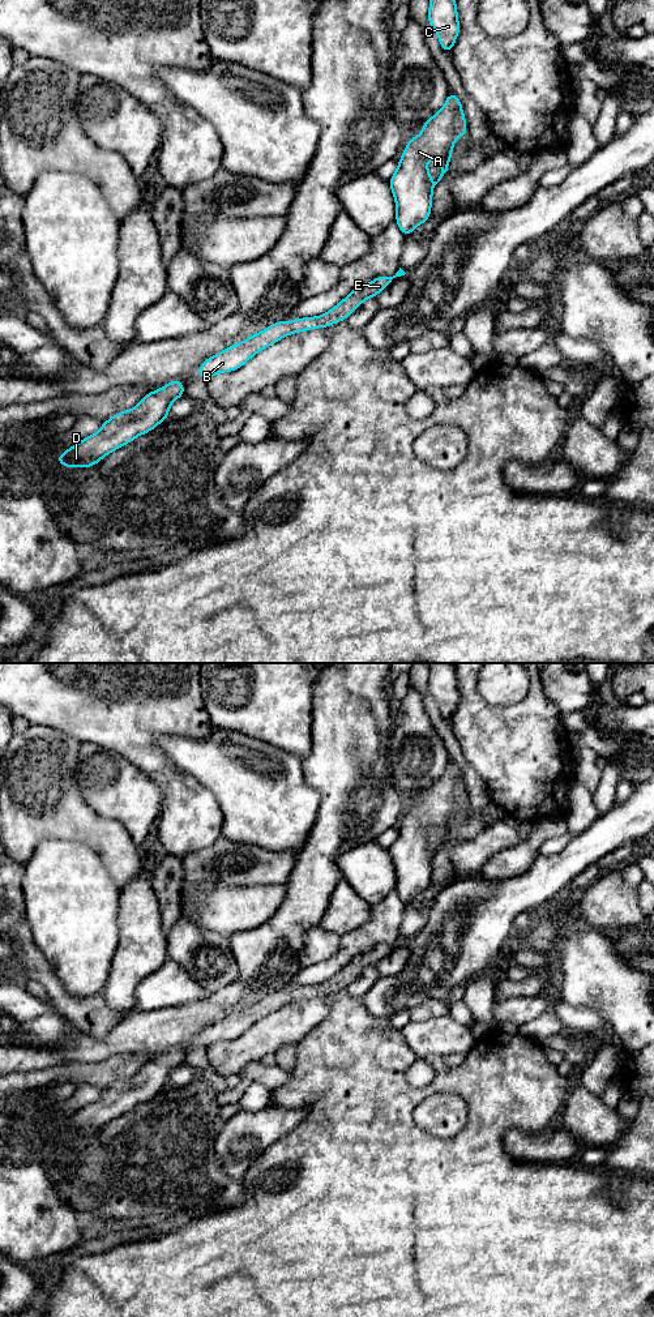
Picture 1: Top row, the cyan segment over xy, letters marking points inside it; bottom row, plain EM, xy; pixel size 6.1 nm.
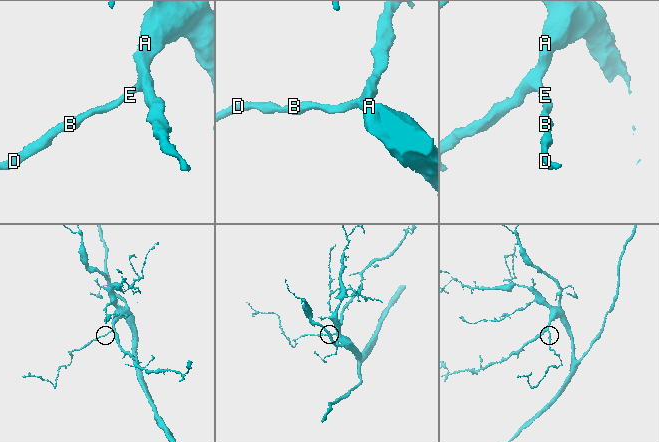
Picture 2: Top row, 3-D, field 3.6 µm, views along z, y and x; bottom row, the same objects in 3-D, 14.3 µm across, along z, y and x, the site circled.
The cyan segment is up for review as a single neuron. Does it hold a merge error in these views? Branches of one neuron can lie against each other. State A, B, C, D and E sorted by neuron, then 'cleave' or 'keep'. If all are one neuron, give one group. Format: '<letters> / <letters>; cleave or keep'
A B C D E; keep

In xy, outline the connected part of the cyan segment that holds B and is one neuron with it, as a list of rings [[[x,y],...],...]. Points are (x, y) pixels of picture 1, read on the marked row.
[[[399,270],[393,277],[381,275],[372,282],[355,287],[341,303],[329,312],[317,317],[296,318],[294,321],[274,322],[265,330],[251,335],[245,341],[230,346],[217,355],[206,359],[197,369],[200,377],[208,381],[213,375],[221,372],[232,372],[245,364],[253,355],[270,345],[278,342],[283,337],[311,330],[316,328],[328,328],[334,322],[346,320],[367,298],[375,298],[382,291],[393,278],[405,275]]]

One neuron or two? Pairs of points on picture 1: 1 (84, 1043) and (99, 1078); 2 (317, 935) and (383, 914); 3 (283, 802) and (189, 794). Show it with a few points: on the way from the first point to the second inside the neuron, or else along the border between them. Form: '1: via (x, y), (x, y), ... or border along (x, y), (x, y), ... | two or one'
1: border along (122, 1053), (95, 1061), (62, 1064) | two
2: border along (341, 936), (338, 950), (321, 961) | two
3: border along (191, 777), (214, 795), (222, 813), (222, 826) | two

